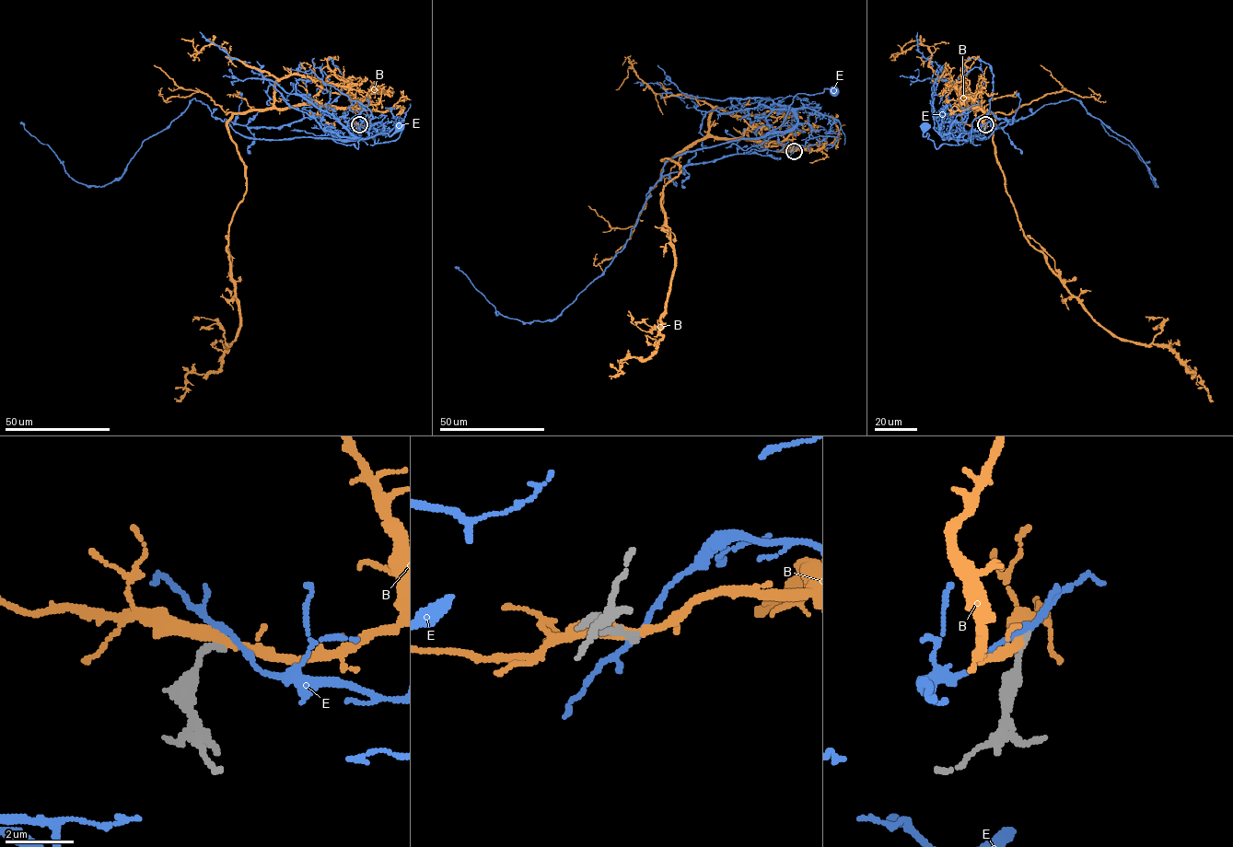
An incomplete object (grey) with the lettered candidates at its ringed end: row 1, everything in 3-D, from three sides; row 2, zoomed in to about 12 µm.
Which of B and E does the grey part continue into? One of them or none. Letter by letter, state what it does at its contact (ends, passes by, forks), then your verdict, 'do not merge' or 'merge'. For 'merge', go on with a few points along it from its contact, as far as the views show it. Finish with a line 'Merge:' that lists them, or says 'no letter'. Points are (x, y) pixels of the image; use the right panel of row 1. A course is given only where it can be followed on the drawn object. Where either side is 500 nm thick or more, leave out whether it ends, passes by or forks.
B: it passes by; do not merge
E: it passes by; do not merge
Merge: no letter

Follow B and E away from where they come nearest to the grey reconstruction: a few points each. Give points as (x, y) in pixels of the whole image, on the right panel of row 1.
B: (985, 124), (973, 105), (995, 116), (1006, 191), (1024, 237), (1061, 282), (1116, 336), (1167, 345), (1210, 398)
E: (985, 124), (961, 133), (958, 139), (967, 139), (963, 143), (937, 148), (927, 133), (924, 136), (924, 124)

